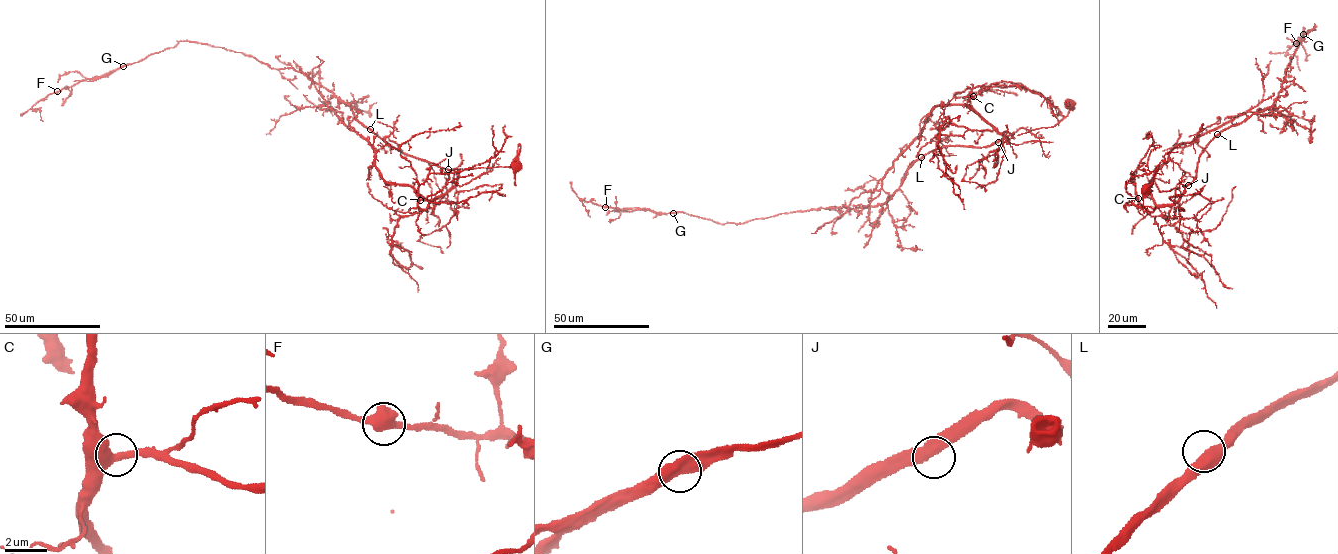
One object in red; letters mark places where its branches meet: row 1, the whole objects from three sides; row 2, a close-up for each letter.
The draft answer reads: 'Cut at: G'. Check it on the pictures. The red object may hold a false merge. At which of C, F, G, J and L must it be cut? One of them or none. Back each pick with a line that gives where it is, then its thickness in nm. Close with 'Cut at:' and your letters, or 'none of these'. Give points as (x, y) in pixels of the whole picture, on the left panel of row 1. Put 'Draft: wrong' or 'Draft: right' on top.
Draft: right
G: Place: (123, 66). Thickness 480 nm
Cut at: G

